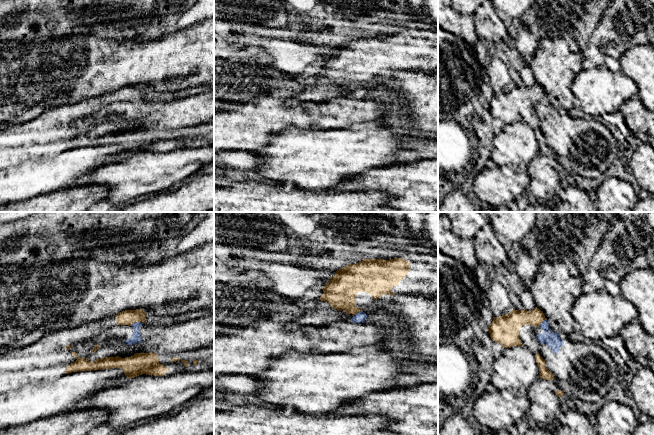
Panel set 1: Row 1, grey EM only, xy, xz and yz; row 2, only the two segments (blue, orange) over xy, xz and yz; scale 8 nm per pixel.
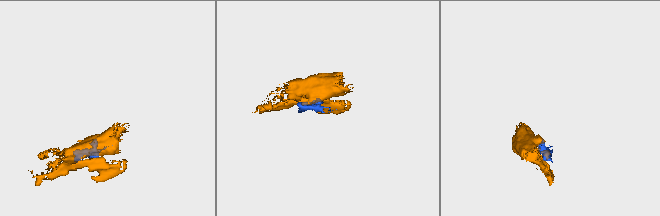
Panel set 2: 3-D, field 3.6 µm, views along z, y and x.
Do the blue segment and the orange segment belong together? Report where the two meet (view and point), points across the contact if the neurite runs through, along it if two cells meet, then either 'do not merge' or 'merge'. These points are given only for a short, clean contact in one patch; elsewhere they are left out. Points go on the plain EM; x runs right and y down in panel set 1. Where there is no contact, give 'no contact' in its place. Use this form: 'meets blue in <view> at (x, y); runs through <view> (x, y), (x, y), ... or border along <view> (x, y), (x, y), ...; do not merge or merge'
meets blue in xy at (136, 98); do not merge

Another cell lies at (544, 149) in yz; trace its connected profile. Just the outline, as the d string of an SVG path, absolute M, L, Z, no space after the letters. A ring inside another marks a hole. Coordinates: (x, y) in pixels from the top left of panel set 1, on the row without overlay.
M539 129L536 130L535 136L539 143L539 153L546 156L554 156L554 151L546 144L545 136L540 132Z

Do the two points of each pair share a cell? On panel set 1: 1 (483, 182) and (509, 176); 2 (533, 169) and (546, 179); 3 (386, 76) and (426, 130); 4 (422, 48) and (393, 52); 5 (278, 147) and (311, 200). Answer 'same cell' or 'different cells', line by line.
1: same cell
2: same cell
3: same cell
4: same cell
5: different cells

